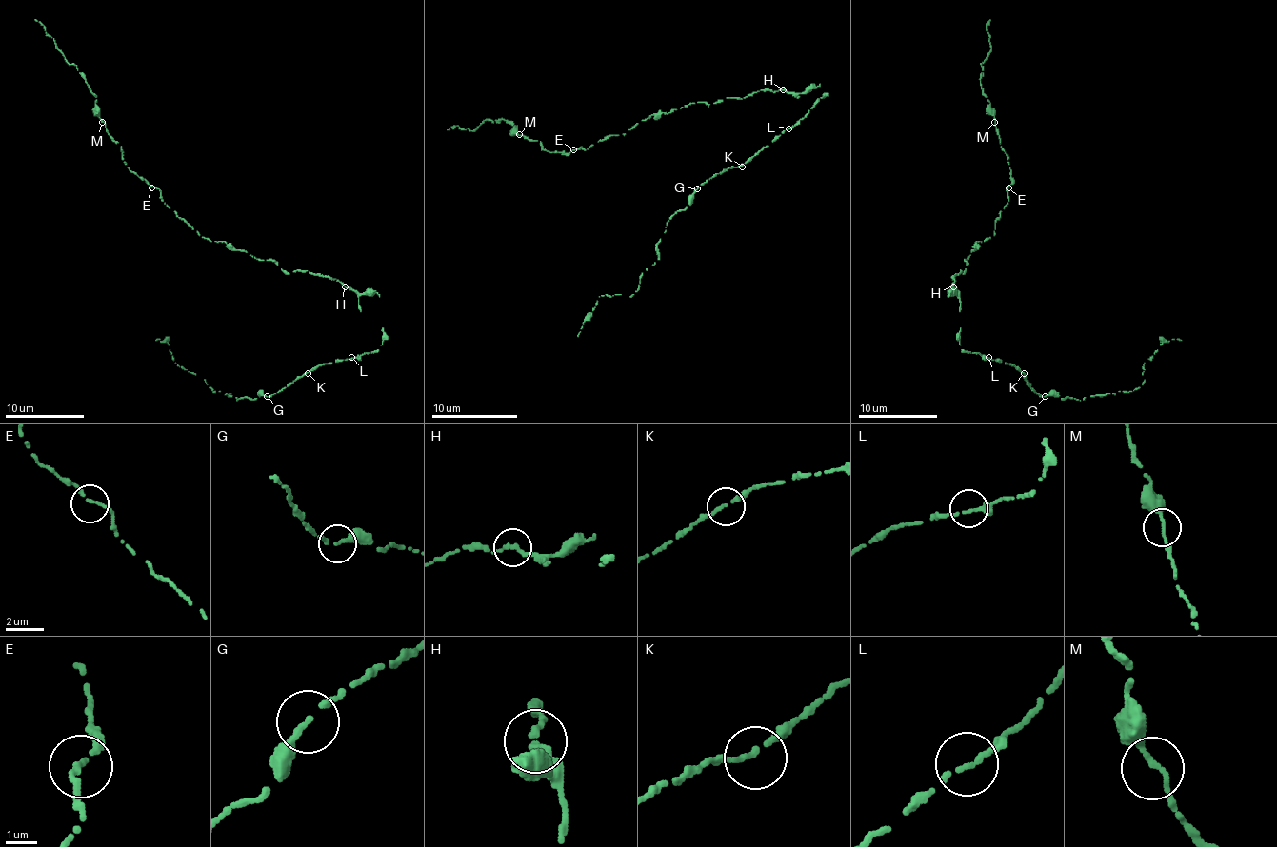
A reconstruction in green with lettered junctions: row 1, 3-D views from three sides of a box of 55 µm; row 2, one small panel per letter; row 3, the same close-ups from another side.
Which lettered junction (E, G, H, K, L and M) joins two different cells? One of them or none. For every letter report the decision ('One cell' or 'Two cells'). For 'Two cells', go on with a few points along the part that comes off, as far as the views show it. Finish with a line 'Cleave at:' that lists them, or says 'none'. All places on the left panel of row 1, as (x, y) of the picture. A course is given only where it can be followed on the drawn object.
E: One cell
G: Two cells. Course of the part to remove: (266, 397), (236, 401), (230, 393), (210, 389), (205, 379), (177, 365), (165, 342), (155, 340)
H: One cell
K: One cell
L: One cell
M: One cell
Cleave at: G

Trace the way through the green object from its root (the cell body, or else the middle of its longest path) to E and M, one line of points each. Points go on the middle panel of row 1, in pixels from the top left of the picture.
E: (783, 89), (690, 103), (573, 149)
M: (783, 89), (654, 113), (624, 134), (609, 134), (568, 154), (548, 151), (541, 141), (519, 134)

